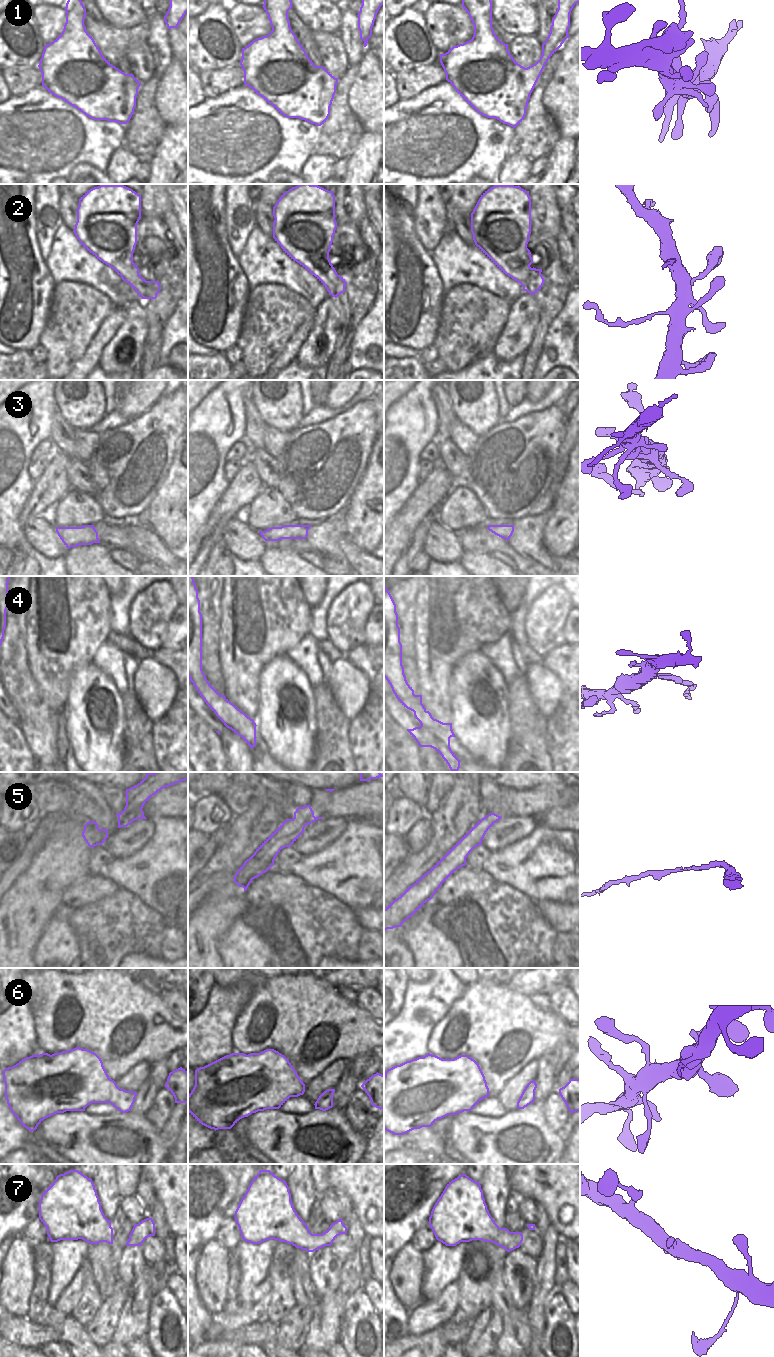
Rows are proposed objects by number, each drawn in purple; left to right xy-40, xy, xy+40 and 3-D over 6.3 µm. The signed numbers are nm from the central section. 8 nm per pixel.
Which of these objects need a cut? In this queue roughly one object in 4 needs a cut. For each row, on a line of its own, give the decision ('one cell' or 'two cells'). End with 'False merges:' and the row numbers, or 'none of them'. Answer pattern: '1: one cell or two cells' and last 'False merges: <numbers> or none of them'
1: one cell
2: one cell
3: one cell
4: two cells
5: one cell
6: one cell
7: one cell
False merges: 4

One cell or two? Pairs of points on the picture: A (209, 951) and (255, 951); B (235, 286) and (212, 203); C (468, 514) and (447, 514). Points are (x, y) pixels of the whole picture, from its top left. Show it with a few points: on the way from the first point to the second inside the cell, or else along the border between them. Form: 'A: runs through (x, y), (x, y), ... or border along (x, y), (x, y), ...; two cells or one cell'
A: border along (227, 929), (218, 942), (220, 957); two cells
B: runs through (212, 273), (210, 271), (210, 226); one cell
C: runs through (463, 513), (452, 513); one cell

